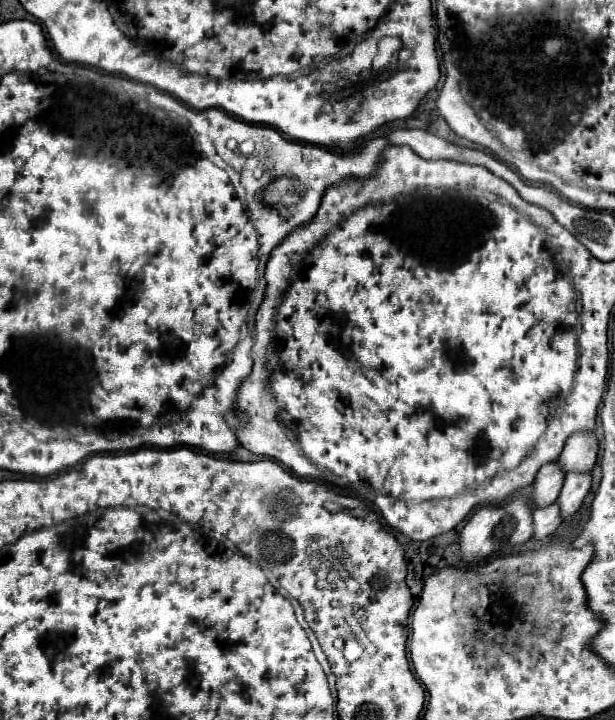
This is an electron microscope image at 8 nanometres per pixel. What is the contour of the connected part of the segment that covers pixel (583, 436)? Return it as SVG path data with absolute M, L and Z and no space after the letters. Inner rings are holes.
M574 432L558 458L564 472L576 470L576 472L590 472L598 458L598 438L596 432Z

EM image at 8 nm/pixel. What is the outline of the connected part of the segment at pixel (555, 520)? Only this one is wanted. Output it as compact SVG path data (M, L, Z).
M550 504L548 508L536 508L534 510L534 538L546 538L554 534L554 530L560 526L562 516L558 512L558 504Z

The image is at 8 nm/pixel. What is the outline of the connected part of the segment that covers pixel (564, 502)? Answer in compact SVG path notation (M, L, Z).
M566 474L566 482L558 496L558 504L564 518L572 516L582 506L582 500L588 494L590 484L592 484L592 474Z

